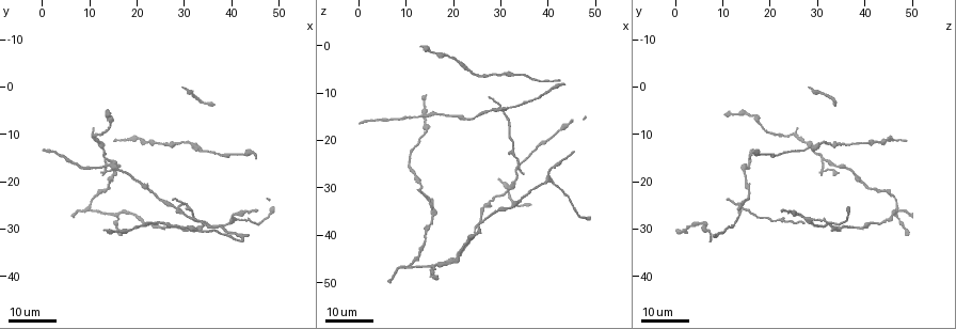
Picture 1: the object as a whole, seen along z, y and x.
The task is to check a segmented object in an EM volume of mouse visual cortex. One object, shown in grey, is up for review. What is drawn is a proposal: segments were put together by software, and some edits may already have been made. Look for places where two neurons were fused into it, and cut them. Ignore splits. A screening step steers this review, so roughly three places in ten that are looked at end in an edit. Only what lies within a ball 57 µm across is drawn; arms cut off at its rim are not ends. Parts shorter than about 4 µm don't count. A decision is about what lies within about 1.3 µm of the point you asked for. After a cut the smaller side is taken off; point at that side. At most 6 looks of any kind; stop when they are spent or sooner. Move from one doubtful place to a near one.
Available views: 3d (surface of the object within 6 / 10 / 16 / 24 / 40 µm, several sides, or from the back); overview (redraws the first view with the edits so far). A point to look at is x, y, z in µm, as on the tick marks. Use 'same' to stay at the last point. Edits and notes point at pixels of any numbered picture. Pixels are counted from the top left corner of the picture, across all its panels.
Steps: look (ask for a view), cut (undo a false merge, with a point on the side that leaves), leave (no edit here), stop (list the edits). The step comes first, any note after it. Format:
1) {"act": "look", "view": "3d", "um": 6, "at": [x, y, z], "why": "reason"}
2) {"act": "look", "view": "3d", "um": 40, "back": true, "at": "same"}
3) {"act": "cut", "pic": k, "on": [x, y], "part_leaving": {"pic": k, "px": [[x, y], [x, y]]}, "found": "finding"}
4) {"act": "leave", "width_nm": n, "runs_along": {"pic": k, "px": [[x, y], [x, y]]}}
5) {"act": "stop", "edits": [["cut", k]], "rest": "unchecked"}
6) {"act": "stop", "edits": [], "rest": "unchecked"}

{"act": "look", "view": "3d", "um": 24, "at": [10.0, 25.5, 47.0], "why": "arms part here"}

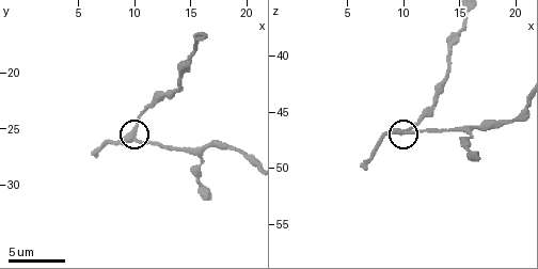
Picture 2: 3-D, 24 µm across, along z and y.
{"act": "look", "view": "3d", "um": 6, "at": [9.6, 25.4, 46.8]}

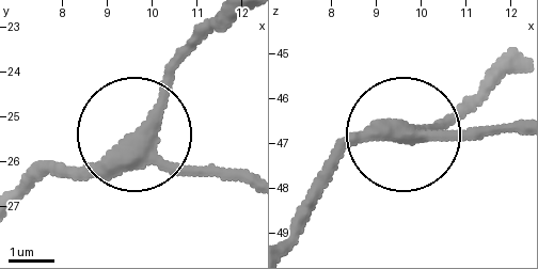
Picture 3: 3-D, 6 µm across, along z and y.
{"act": "leave", "arms": 3, "found": "all the same neuron"}

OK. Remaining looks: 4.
{"act": "look", "view": "3d", "um": 16, "at": [15.8, 27.4, 47.0], "why": "branch point"}

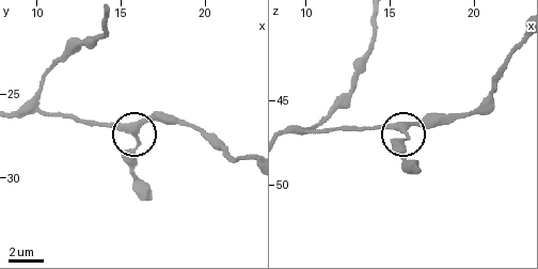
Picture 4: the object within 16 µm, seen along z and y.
{"act": "look", "view": "3d", "um": 16, "back": true, "at": [15.8, 27.3, 46.9]}

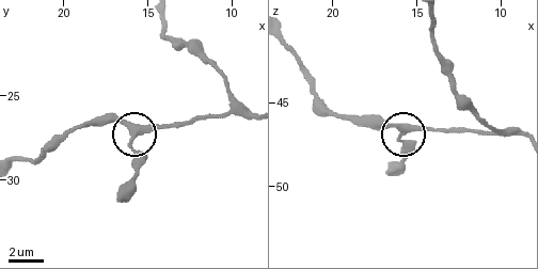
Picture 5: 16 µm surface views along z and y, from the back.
{"act": "leave", "runs_along": {"pic": 5, "px": [[19, 159], [117, 121], [133, 133], [135, 179]]}, "found": "all the same neuron"}

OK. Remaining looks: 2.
{"act": "stop", "edits": [], "rest": "unchecked"}

